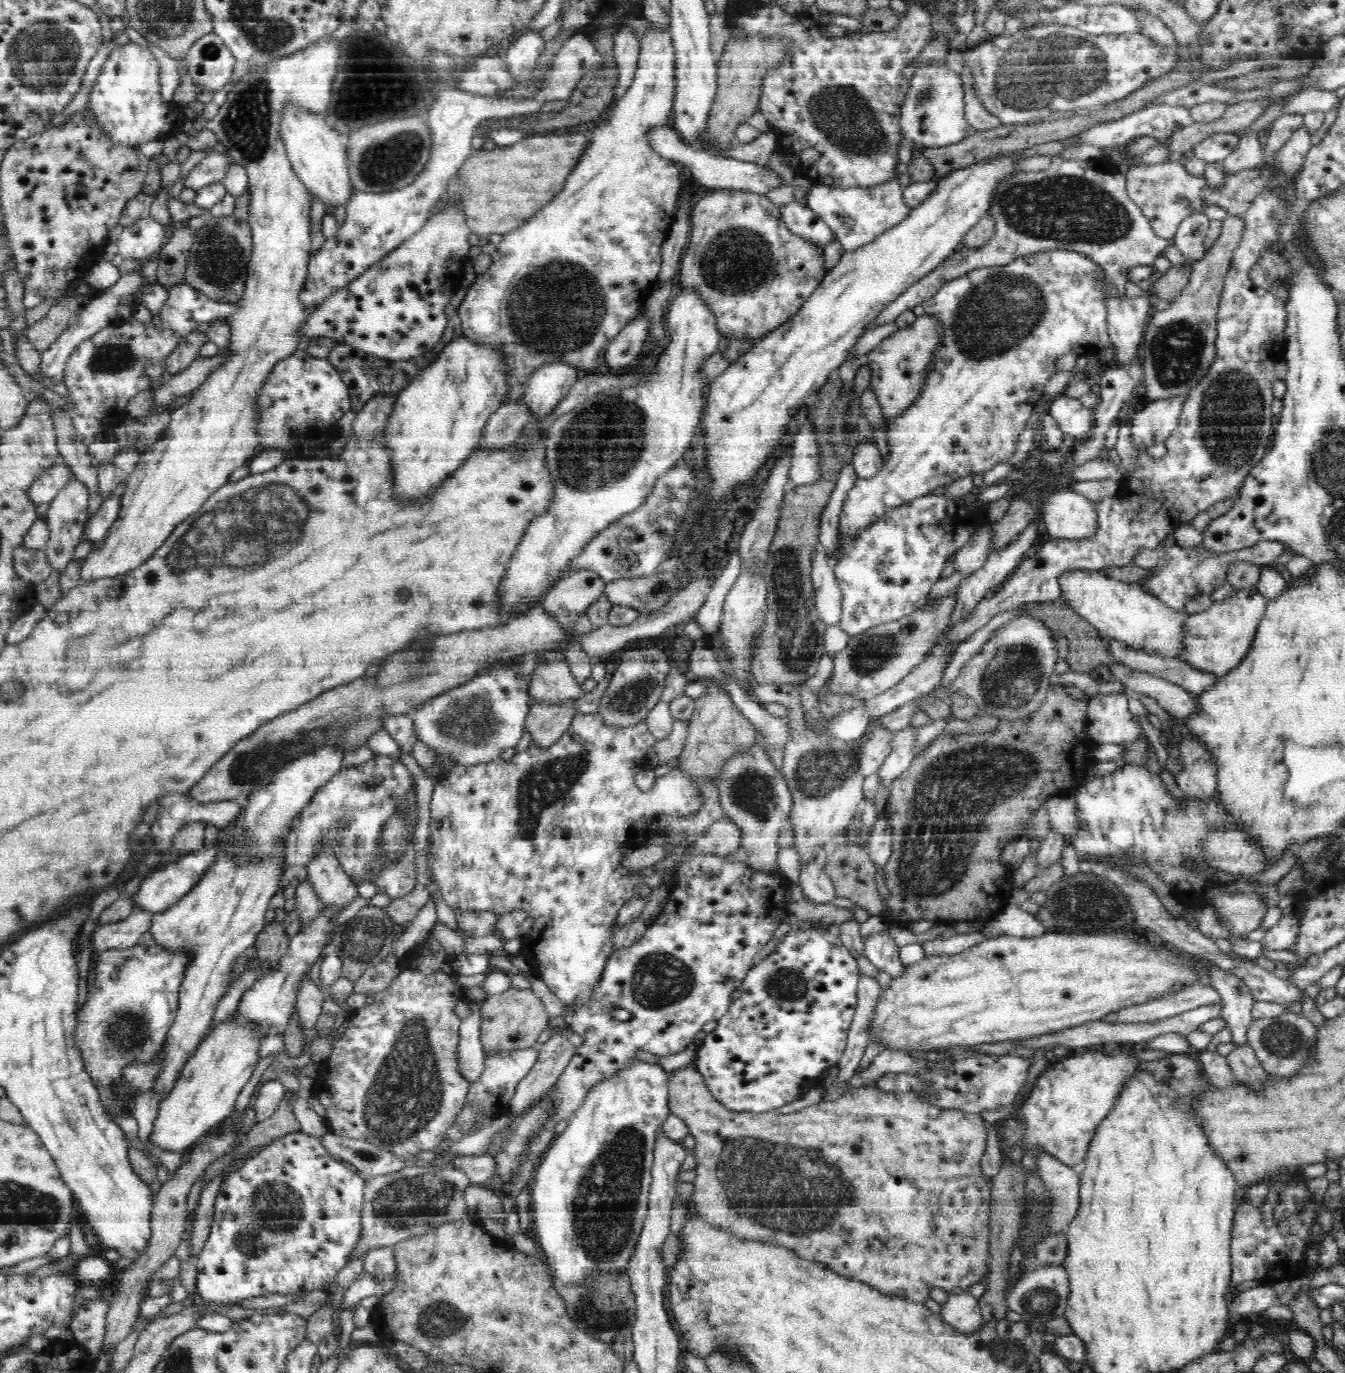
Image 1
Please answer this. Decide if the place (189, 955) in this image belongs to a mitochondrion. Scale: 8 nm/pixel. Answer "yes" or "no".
no

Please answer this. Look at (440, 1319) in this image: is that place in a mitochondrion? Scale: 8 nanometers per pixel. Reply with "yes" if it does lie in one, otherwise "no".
yes

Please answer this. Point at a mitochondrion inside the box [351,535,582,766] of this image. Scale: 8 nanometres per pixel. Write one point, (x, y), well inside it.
(473, 720)

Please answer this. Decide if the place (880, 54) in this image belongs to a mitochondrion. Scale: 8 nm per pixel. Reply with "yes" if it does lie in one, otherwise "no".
no

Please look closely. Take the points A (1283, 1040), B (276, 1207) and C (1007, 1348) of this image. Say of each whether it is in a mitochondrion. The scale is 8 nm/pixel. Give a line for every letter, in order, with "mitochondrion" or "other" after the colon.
A: mitochondrion
B: mitochondrion
C: mitochondrion

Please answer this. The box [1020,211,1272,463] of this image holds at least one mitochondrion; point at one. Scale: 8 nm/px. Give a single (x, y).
(1178, 347)

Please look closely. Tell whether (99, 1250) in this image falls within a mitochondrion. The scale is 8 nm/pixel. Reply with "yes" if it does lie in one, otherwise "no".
no

